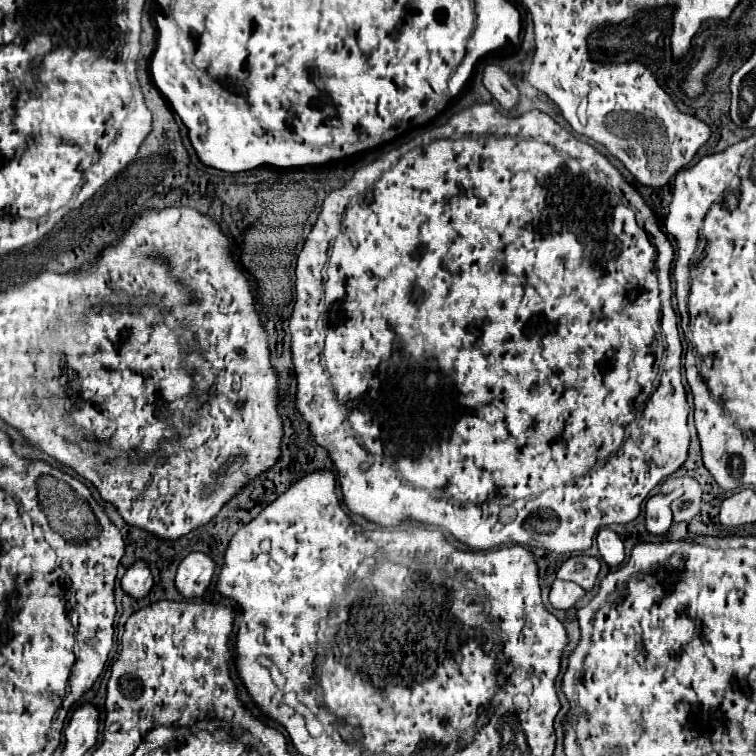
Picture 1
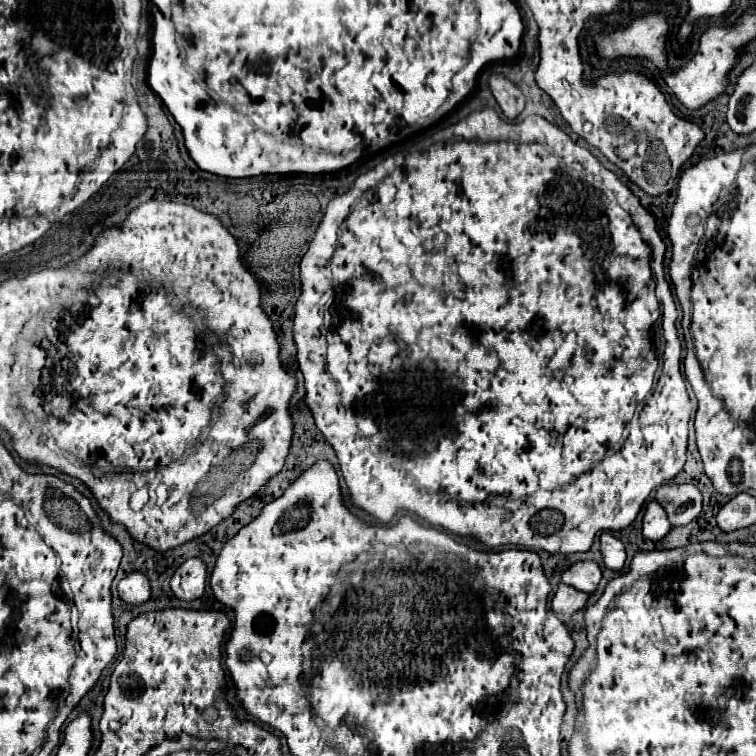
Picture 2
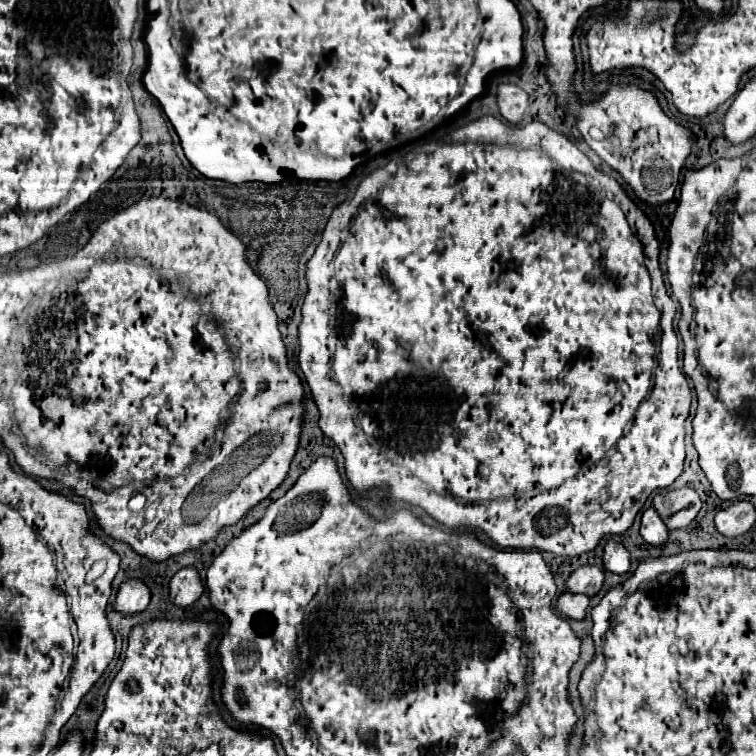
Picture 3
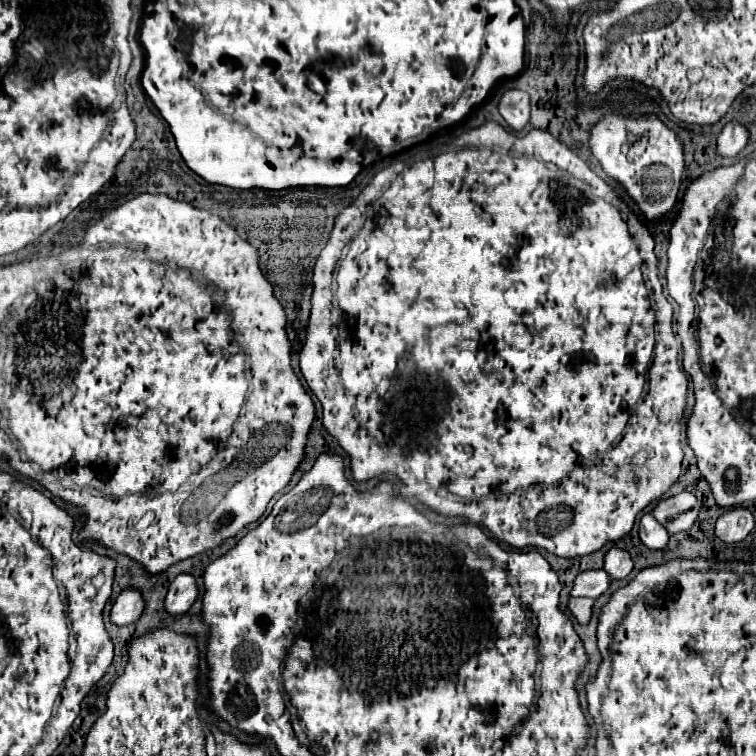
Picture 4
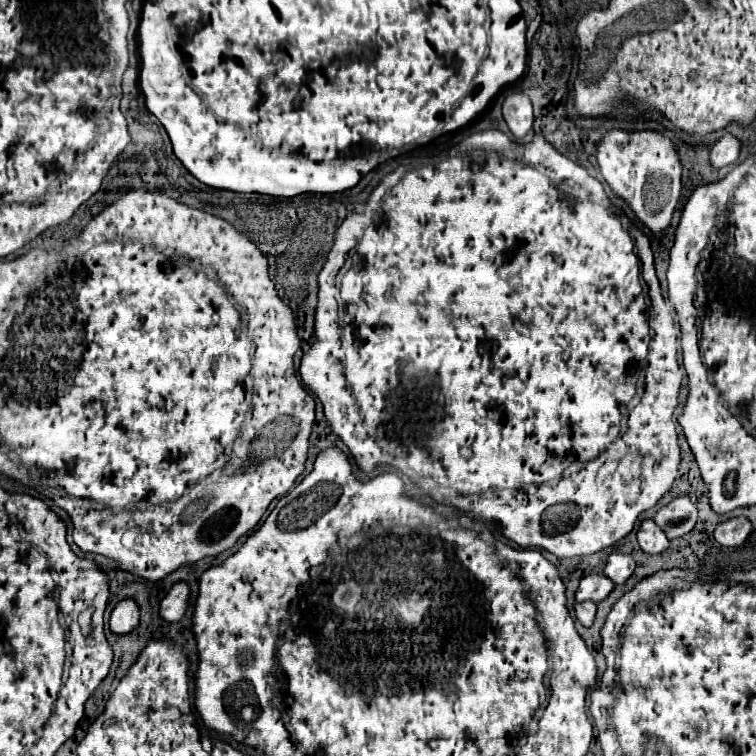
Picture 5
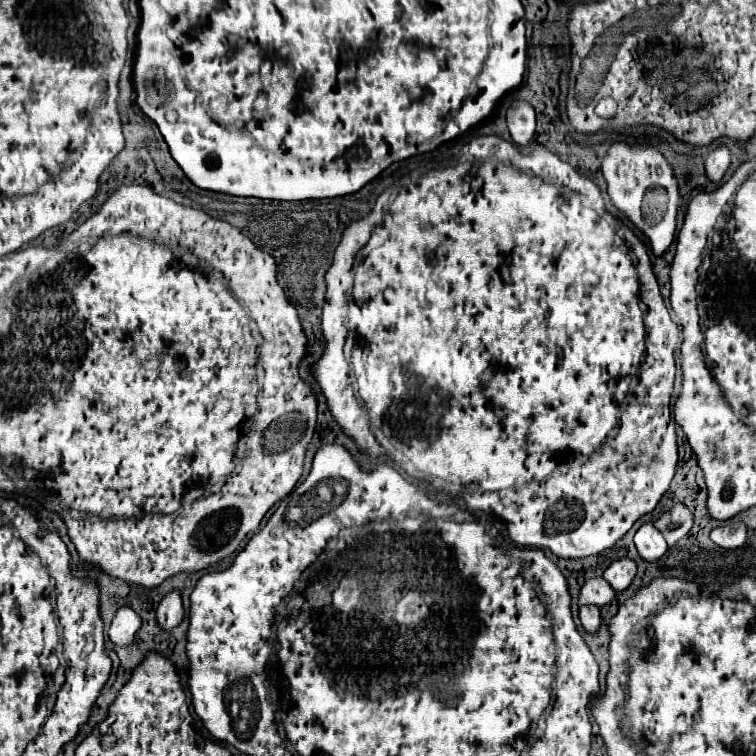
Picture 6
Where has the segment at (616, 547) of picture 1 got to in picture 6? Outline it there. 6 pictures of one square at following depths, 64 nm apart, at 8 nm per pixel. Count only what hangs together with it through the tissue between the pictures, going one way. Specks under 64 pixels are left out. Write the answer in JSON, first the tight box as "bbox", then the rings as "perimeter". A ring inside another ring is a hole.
{"bbox":[604,558,636,592],"perimeter":[[[622,558],[612,562],[612,566],[604,572],[604,578],[608,580],[608,584],[616,590],[622,592],[632,584],[632,578],[636,576],[636,564],[630,558]]]}

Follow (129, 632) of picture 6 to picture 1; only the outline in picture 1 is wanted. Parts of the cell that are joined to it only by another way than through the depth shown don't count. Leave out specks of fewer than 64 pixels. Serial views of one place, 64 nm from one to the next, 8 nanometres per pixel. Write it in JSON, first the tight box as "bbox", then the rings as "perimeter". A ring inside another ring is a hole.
{"bbox":[120,562,152,598],"perimeter":[[[146,562],[132,564],[128,568],[128,572],[124,574],[124,578],[120,580],[120,586],[132,598],[148,596],[150,588],[152,588],[152,576],[150,576],[150,570],[148,570]]]}

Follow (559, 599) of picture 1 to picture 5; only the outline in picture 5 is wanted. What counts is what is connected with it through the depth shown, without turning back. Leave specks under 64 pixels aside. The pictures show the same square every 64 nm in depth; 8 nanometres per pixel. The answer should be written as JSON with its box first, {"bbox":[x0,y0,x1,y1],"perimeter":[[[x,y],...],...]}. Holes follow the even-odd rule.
{"bbox":[576,602,596,628],"perimeter":[[[578,602],[576,604],[576,618],[582,622],[582,626],[590,628],[596,616],[596,604],[592,602]]]}

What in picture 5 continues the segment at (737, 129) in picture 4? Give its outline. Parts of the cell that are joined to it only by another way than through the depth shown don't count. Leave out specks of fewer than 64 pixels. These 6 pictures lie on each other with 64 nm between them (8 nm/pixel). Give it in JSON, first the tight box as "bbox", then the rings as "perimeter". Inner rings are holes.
{"bbox":[710,134,740,170],"perimeter":[[[724,134],[710,150],[710,164],[712,168],[720,170],[728,164],[734,164],[740,152],[740,142],[732,134]]]}

